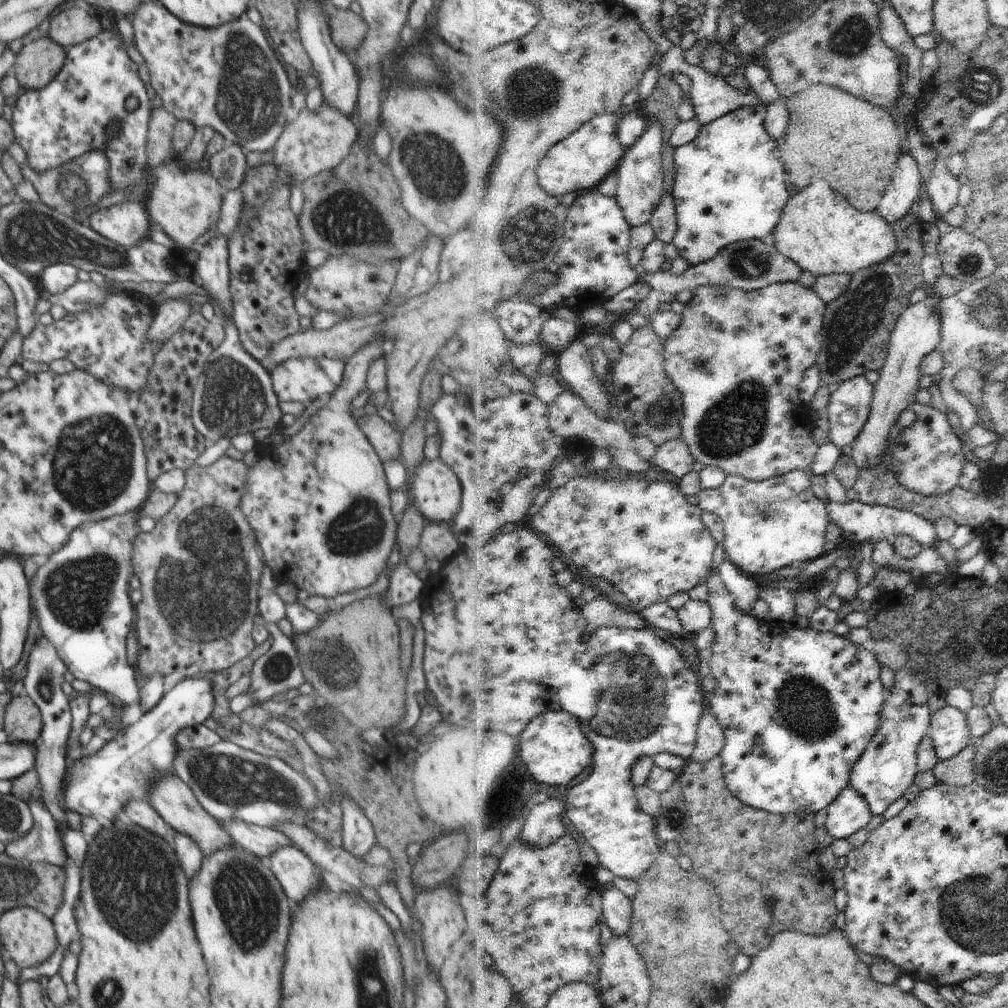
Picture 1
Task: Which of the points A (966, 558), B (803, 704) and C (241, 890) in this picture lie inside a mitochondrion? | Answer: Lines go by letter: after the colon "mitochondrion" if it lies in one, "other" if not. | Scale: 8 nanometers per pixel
A: other
B: mitochondrion
C: mitochondrion

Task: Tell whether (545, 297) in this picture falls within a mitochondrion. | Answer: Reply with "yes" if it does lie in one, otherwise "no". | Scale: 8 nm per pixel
no

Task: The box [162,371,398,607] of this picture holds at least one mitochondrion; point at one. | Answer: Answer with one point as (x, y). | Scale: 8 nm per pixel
(361, 527)

